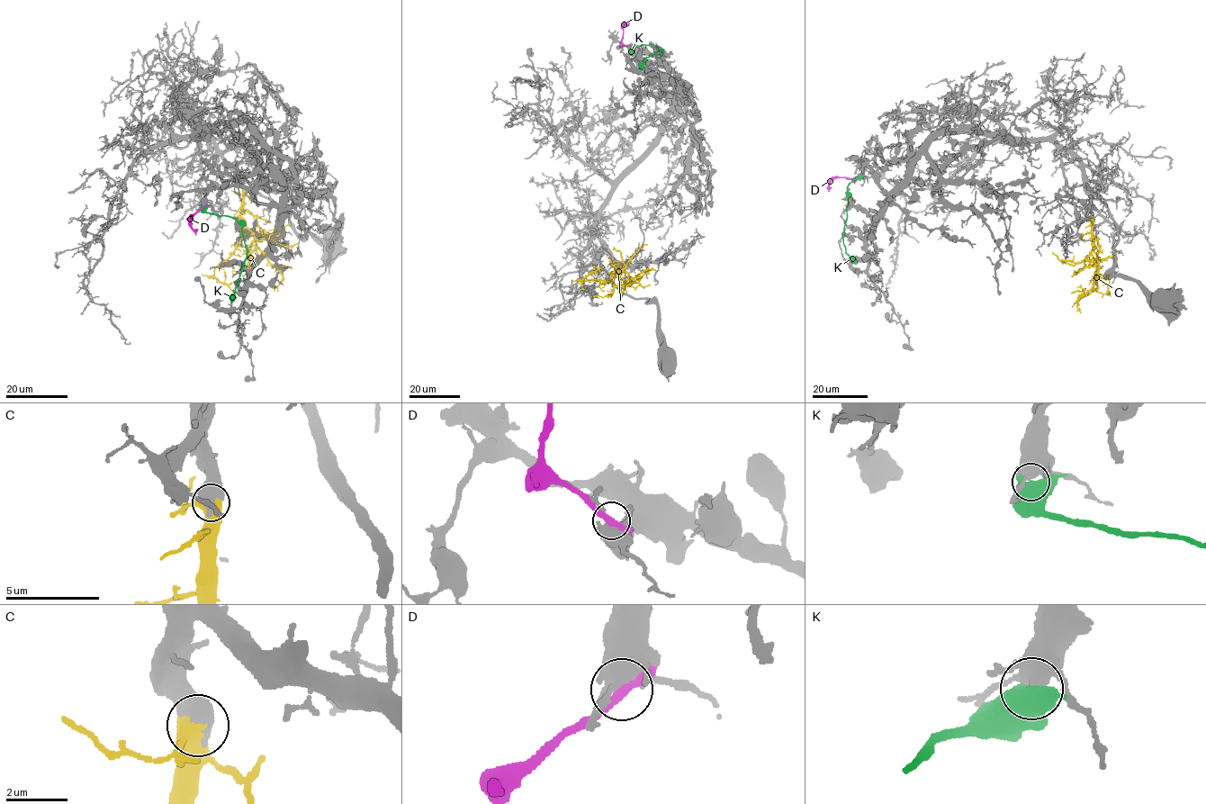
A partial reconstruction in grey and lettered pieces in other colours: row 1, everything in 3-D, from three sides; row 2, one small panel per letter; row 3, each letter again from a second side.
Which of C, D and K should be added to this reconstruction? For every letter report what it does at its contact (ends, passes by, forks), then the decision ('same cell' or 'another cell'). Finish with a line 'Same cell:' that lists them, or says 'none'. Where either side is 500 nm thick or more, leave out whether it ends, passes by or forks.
C: same cell
D: it passes by | another cell
K: another cell
Same cell: C

